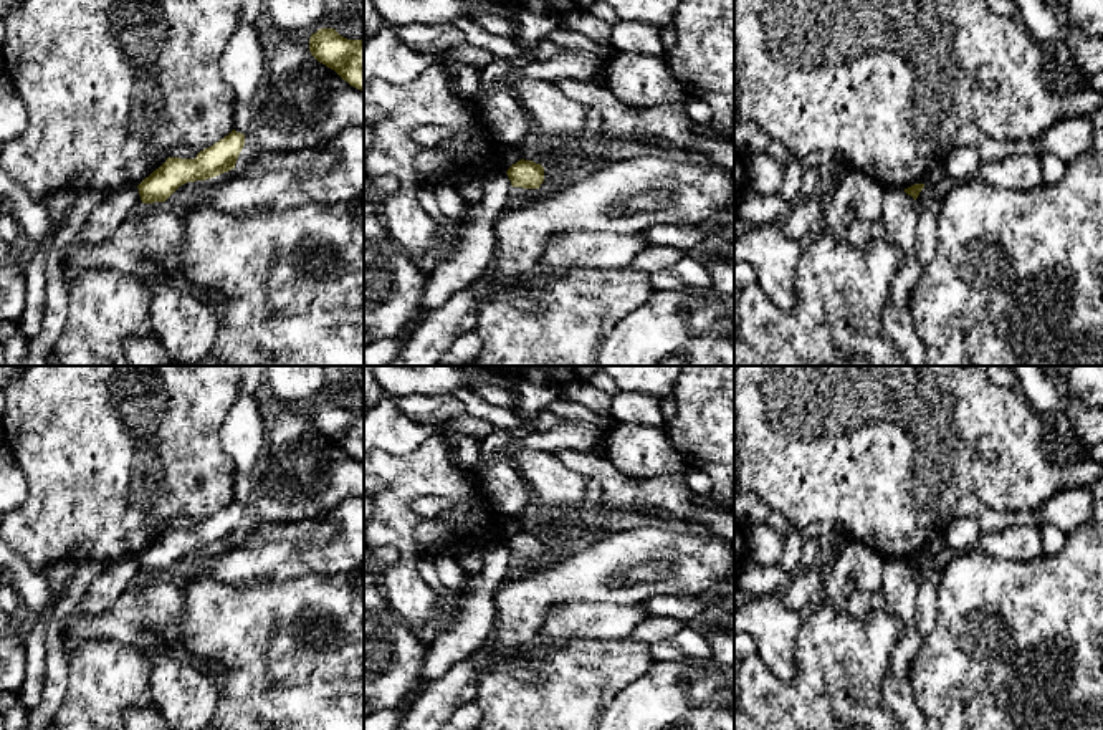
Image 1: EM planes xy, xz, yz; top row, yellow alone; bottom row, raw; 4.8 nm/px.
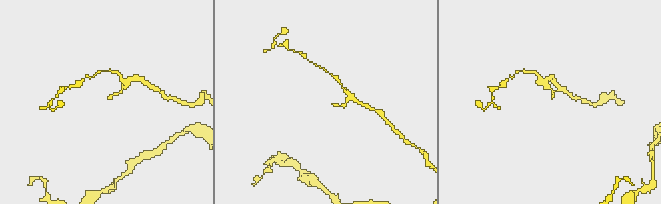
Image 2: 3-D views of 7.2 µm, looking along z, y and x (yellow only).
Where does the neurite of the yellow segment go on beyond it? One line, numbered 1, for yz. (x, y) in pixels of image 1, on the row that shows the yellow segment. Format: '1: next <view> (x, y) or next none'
1: next none

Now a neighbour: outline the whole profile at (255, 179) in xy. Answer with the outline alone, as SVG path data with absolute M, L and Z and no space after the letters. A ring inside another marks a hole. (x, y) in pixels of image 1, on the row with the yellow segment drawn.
M349 126L339 134L311 147L298 151L276 149L260 152L251 162L227 172L208 197L200 197L195 207L213 207L233 215L303 207L306 204L347 204L364 200L364 127Z

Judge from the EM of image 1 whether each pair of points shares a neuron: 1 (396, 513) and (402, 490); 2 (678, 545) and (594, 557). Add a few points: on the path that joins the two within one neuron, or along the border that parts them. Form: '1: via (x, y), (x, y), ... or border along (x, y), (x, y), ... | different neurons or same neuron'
1: via (396, 509), (399, 495) | same neuron
2: via (657, 557), (615, 557) | same neuron

